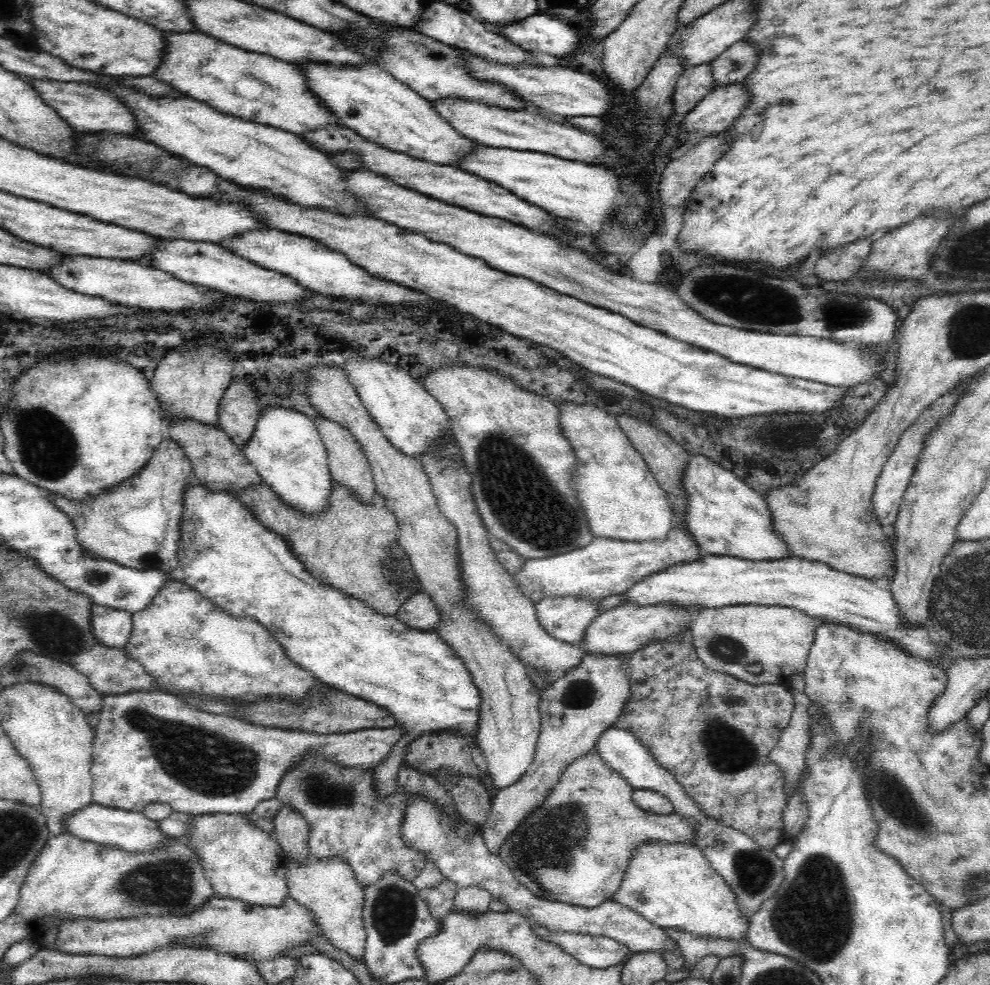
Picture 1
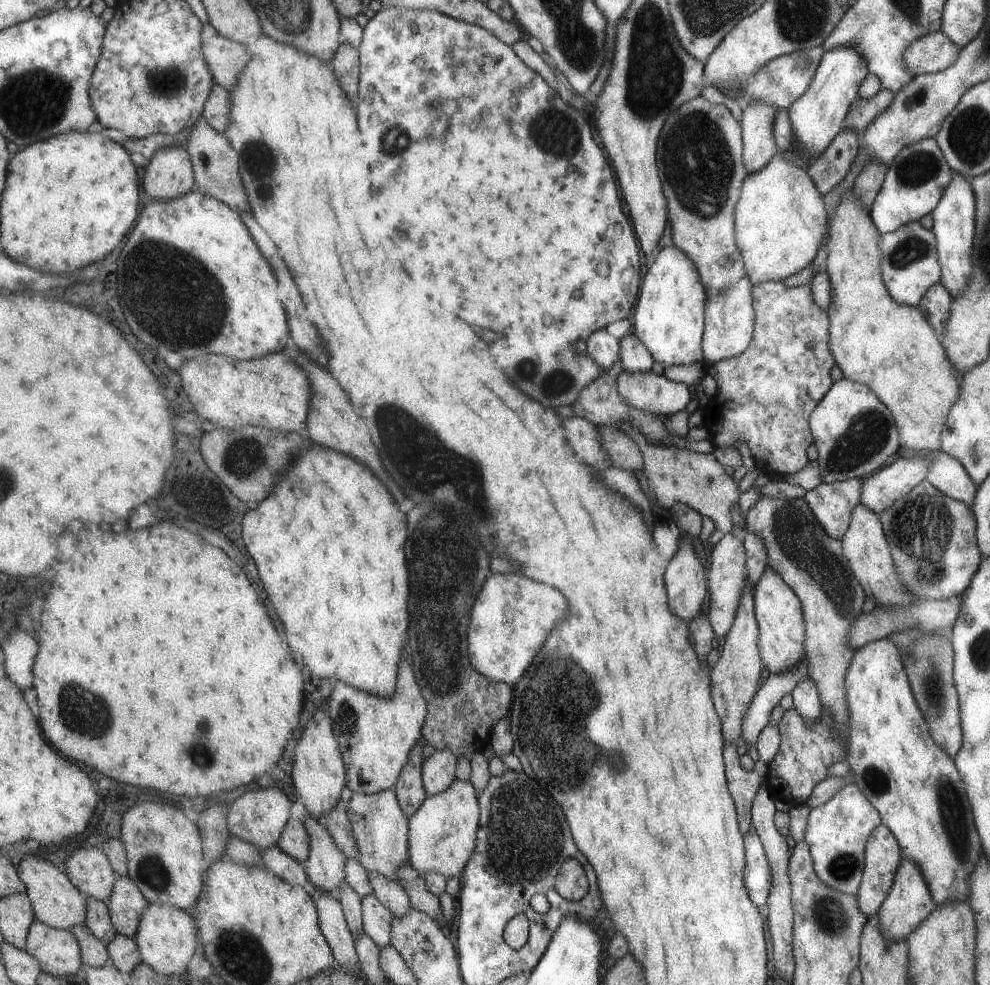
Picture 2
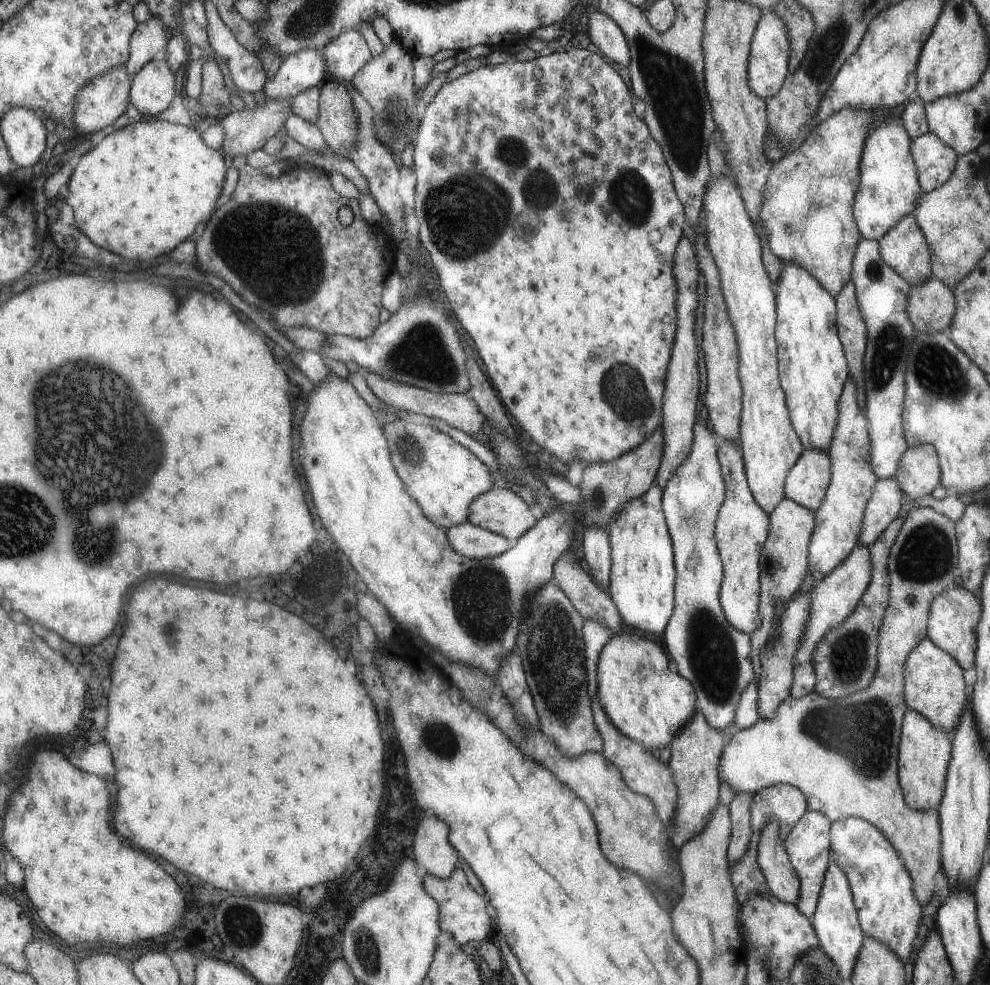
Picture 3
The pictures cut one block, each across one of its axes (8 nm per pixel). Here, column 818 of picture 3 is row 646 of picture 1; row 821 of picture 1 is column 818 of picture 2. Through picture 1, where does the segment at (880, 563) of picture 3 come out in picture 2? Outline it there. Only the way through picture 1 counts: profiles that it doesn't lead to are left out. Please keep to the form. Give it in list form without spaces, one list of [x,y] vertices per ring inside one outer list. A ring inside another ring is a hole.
[[[826,706],[822,707],[820,718],[810,722],[806,722],[794,707],[785,710],[777,725],[781,734],[780,750],[769,762],[768,780],[764,785],[768,786],[768,792],[776,800],[804,804],[810,798],[814,786],[827,778],[831,766],[847,760],[847,742],[836,738],[834,716]]]

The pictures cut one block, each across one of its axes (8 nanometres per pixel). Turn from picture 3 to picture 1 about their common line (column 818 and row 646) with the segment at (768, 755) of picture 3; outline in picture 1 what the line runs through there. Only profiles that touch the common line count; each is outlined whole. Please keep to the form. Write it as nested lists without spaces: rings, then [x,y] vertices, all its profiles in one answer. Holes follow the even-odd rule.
[[[744,605],[702,608],[689,631],[692,634],[692,645],[700,660],[712,670],[734,675],[738,680],[761,685],[764,683],[786,686],[792,673],[804,673],[807,658],[814,644],[816,622],[810,615],[794,607]]]

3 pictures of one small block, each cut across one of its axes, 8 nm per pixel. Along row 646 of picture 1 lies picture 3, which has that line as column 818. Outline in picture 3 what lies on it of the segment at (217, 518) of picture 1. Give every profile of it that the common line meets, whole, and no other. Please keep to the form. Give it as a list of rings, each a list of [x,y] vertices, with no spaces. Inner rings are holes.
[[[792,263],[784,264],[781,277],[774,284],[778,304],[775,338],[778,342],[779,374],[782,378],[787,406],[790,408],[792,426],[799,434],[803,447],[808,451],[814,449],[828,453],[839,424],[839,398],[850,376],[843,341],[839,334],[835,296],[804,267]]]

